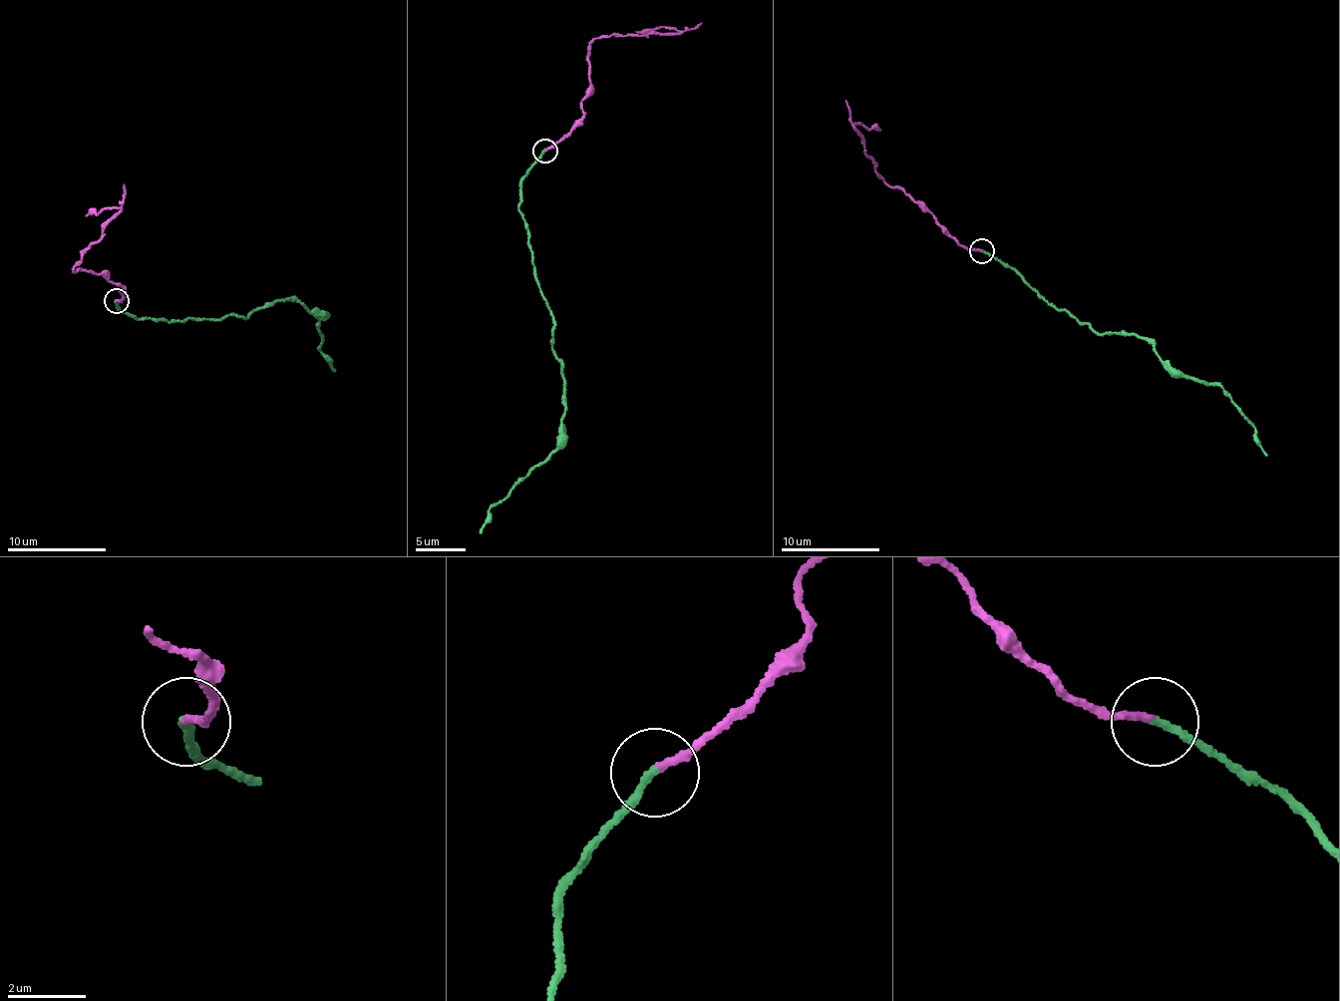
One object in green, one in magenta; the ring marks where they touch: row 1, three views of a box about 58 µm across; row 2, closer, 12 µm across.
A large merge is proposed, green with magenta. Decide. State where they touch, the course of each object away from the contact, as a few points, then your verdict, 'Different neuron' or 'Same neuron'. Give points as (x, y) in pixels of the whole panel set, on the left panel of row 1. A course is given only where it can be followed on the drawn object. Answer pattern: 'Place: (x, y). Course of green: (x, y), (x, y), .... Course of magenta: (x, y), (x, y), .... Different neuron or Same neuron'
Place: (116, 301). Course of green: (117, 301), (141, 318), (169, 322), (243, 319), (290, 297), (326, 312), (319, 349), (334, 372). Course of magenta: (117, 299), (123, 298), (120, 286), (100, 273), (73, 271), (119, 211), (100, 209), (85, 216). Different neuron

